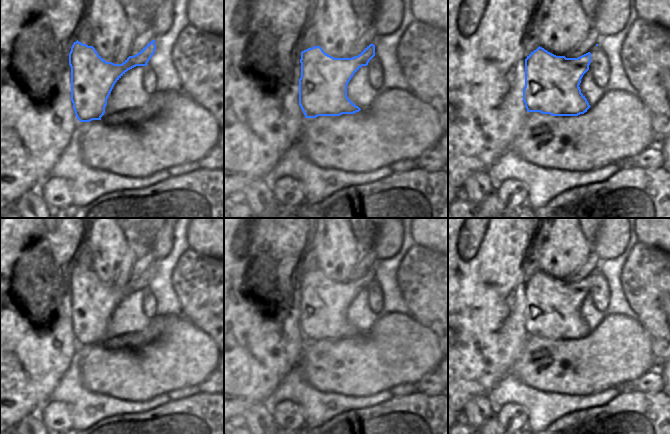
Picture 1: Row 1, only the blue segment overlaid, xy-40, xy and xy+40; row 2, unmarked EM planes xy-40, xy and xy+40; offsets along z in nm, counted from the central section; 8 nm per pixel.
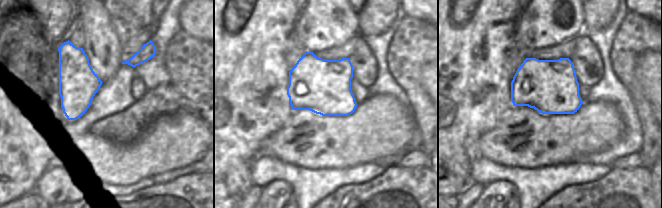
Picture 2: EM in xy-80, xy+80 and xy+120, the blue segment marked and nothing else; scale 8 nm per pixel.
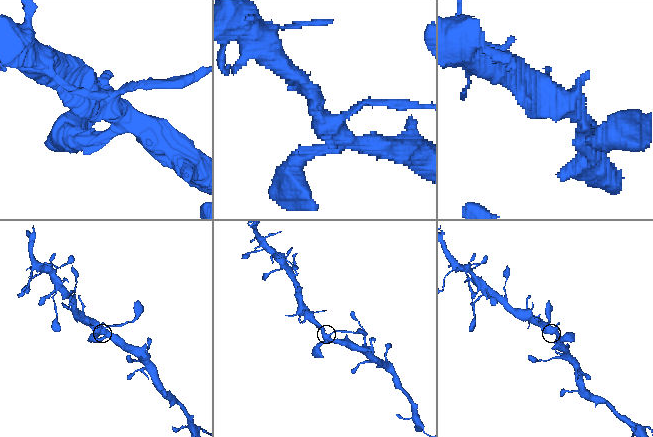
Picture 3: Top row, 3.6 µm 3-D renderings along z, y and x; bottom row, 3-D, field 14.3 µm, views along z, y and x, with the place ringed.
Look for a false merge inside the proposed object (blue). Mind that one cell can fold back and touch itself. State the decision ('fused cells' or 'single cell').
single cell

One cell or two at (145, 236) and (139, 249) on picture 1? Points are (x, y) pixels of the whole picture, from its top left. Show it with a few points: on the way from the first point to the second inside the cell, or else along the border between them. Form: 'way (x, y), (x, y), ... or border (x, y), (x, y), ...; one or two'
way (142, 239), (139, 246); one

